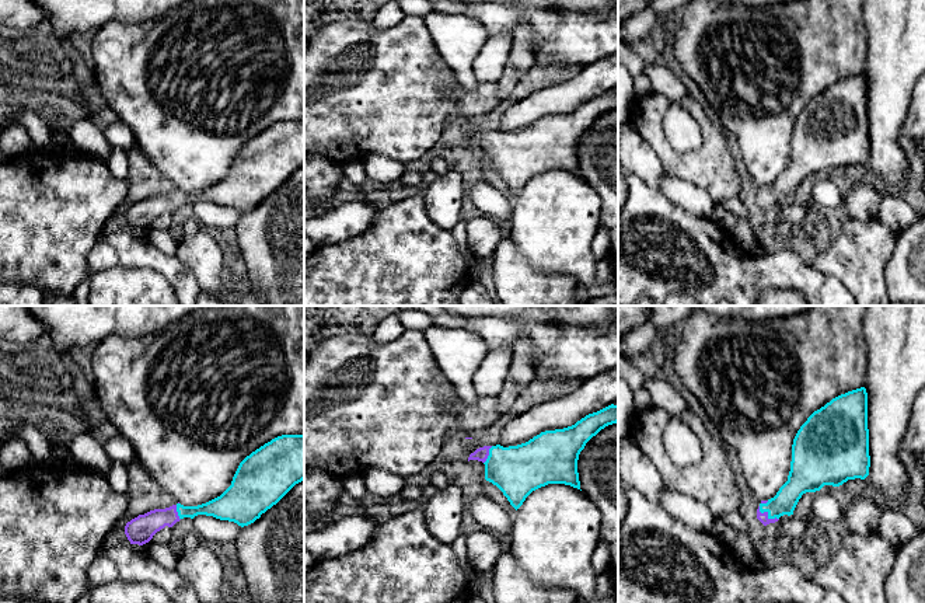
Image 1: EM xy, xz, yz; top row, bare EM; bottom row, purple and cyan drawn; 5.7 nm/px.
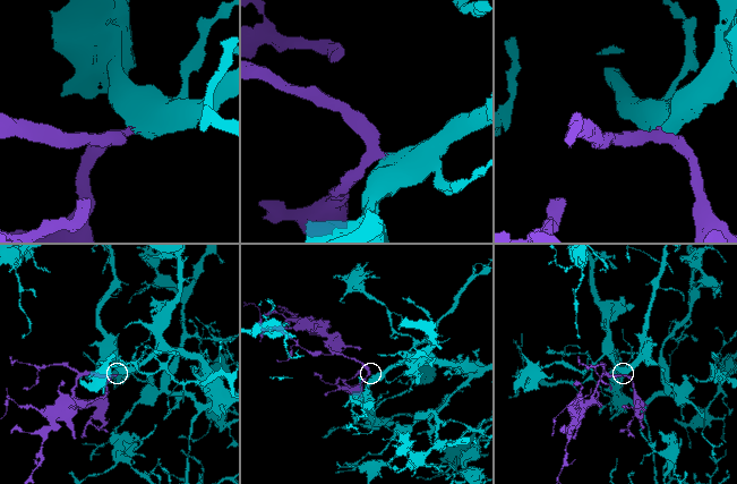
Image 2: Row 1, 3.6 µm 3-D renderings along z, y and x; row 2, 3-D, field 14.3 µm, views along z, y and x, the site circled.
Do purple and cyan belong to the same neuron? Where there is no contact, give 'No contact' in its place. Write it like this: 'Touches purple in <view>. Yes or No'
Touches purple in yz. Yes

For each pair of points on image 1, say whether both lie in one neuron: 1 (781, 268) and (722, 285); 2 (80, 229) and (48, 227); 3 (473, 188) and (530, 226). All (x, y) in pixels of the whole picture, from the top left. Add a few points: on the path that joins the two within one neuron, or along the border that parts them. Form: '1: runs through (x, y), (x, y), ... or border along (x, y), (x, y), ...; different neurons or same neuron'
1: runs through (767, 271), (758, 271), (749, 276), (736, 276); same neuron
2: runs through (72, 227), (56, 227); same neuron
3: border along (512, 205), (508, 225); different neurons

